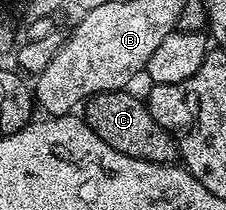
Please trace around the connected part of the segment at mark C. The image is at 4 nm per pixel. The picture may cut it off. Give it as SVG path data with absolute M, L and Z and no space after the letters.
M132 91L100 92L90 96L83 105L83 119L87 126L111 150L119 150L119 154L127 154L127 158L135 158L152 164L172 164L178 159L177 143L155 118L151 118L151 110L144 99L132 96Z

